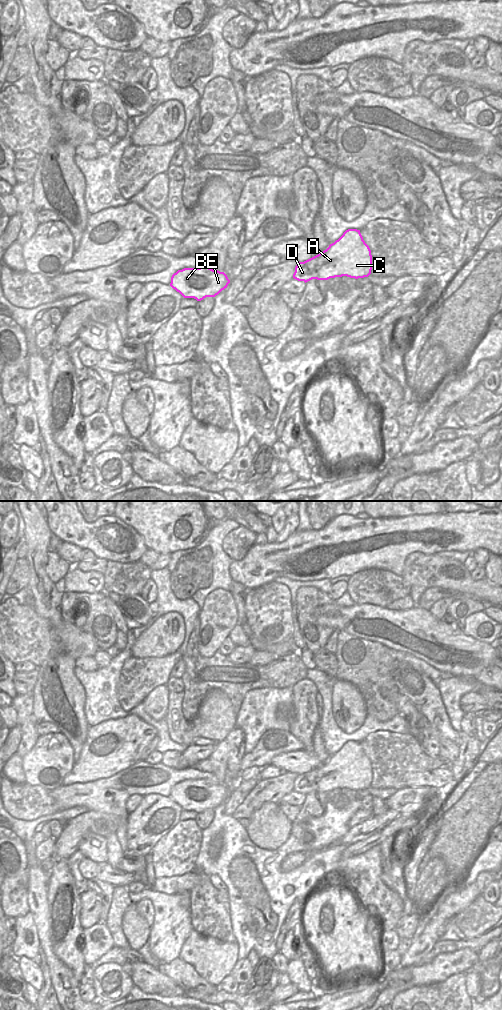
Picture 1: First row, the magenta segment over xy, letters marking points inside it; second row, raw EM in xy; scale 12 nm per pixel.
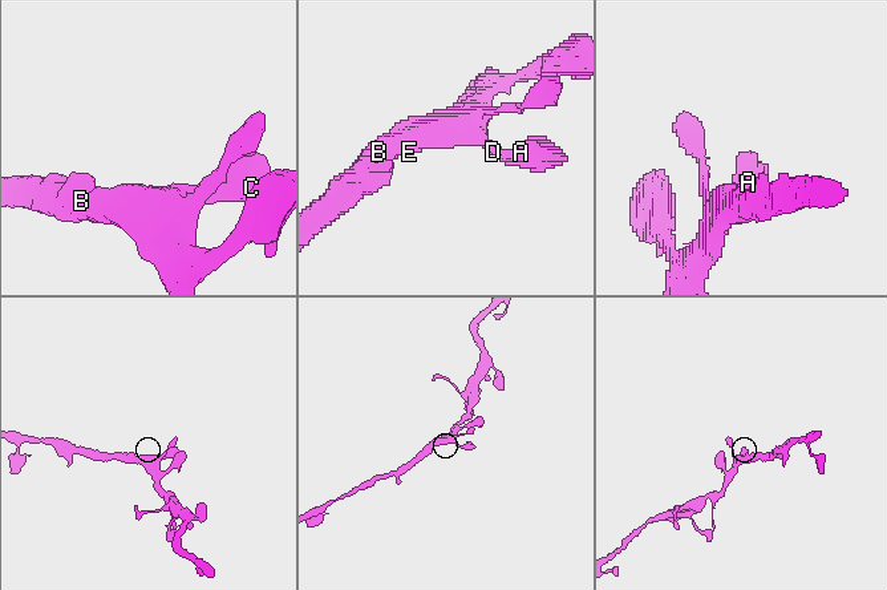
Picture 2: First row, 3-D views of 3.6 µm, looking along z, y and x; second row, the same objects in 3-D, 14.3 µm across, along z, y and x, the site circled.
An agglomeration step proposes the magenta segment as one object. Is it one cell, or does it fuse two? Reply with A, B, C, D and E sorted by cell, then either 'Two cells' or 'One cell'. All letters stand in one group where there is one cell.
Groups: A B C D E. One cell.

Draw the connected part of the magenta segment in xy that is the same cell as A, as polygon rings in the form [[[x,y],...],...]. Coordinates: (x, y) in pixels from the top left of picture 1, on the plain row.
[[[348,741],[320,766],[299,774],[293,790],[305,795],[312,792],[328,792],[347,788],[364,790],[371,786],[372,767],[360,742]]]

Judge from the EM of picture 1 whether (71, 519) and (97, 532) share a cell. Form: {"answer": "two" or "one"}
{"answer": "one"}

